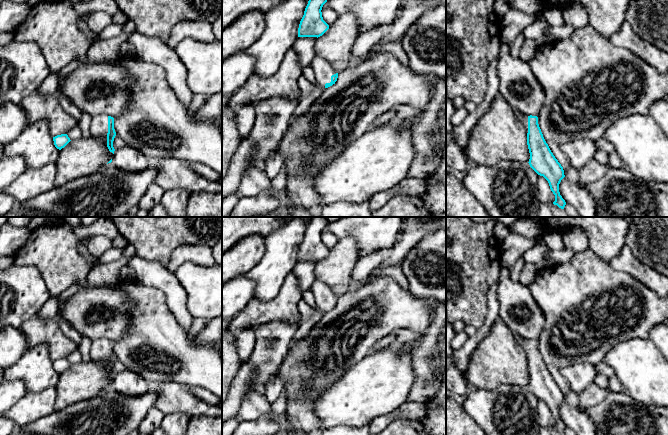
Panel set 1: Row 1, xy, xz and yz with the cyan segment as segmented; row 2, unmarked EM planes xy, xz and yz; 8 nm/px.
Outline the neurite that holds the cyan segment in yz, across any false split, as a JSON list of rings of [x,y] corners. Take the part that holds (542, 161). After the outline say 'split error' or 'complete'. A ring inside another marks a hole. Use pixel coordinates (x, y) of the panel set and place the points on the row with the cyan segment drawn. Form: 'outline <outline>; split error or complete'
outline [[[515,110],[514,114],[527,132],[527,145],[530,153],[528,163],[530,167],[548,181],[550,189],[555,195],[553,204],[564,209],[566,202],[559,192],[559,184],[565,177],[564,170],[543,137],[538,124],[538,117],[524,115]]]; split error

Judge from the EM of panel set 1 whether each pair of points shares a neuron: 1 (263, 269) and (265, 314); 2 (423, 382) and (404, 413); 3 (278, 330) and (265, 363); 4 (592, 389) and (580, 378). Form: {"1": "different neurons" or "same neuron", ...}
{"1": "different neurons", "2": "different neurons", "3": "same neuron", "4": "different neurons"}

